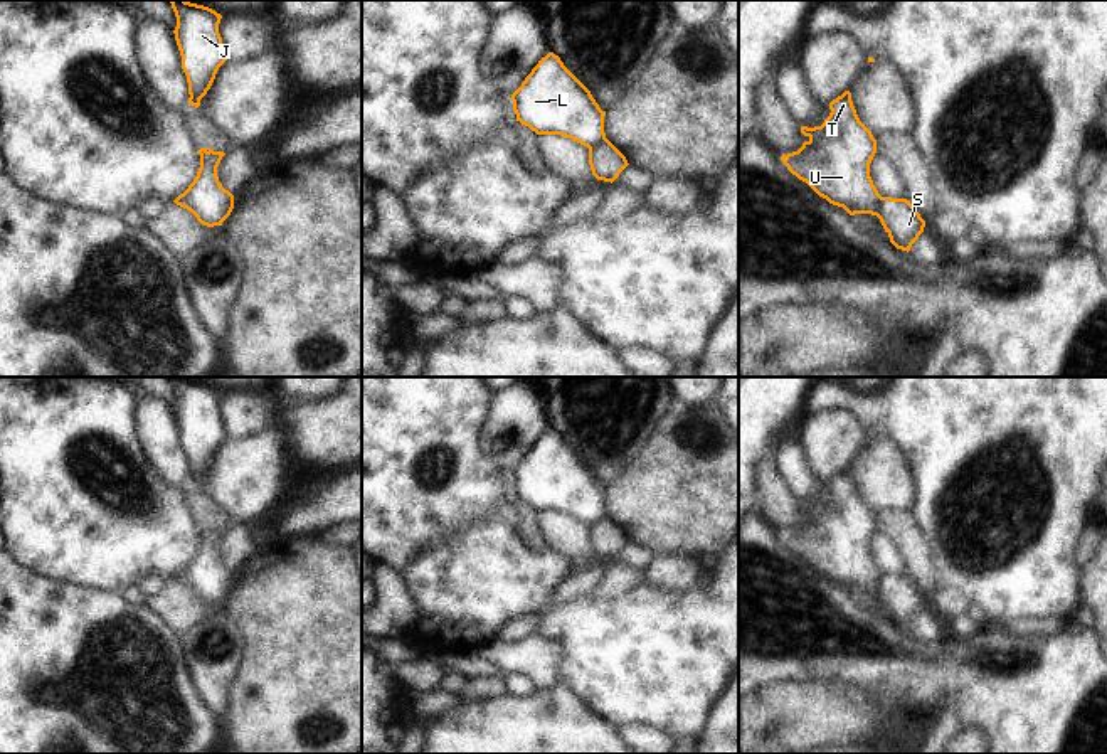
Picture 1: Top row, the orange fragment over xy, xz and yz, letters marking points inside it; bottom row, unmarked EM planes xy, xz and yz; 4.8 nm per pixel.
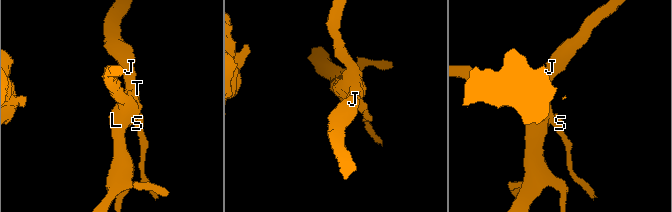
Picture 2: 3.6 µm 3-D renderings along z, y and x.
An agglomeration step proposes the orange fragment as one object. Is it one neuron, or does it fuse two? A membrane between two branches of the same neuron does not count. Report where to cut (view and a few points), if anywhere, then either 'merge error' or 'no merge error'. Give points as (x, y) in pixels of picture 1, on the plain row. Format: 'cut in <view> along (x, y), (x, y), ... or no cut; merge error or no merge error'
cut in yz along (882, 574), (875, 591); merge error

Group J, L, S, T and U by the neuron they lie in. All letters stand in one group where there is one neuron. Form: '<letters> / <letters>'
J L T U / S

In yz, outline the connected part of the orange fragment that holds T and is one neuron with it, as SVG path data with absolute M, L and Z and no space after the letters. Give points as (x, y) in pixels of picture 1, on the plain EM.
M850 468L833 476L829 486L821 503L801 503L809 517L781 537L819 574L843 584L850 592L877 592L882 572L870 554L877 517L860 498Z

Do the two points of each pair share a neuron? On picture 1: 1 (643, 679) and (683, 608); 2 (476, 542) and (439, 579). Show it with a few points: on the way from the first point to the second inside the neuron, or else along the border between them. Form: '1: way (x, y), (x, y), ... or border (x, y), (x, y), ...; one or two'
1: way (660, 662), (683, 638), (683, 625); one
2: way (468, 551), (448, 571); one

